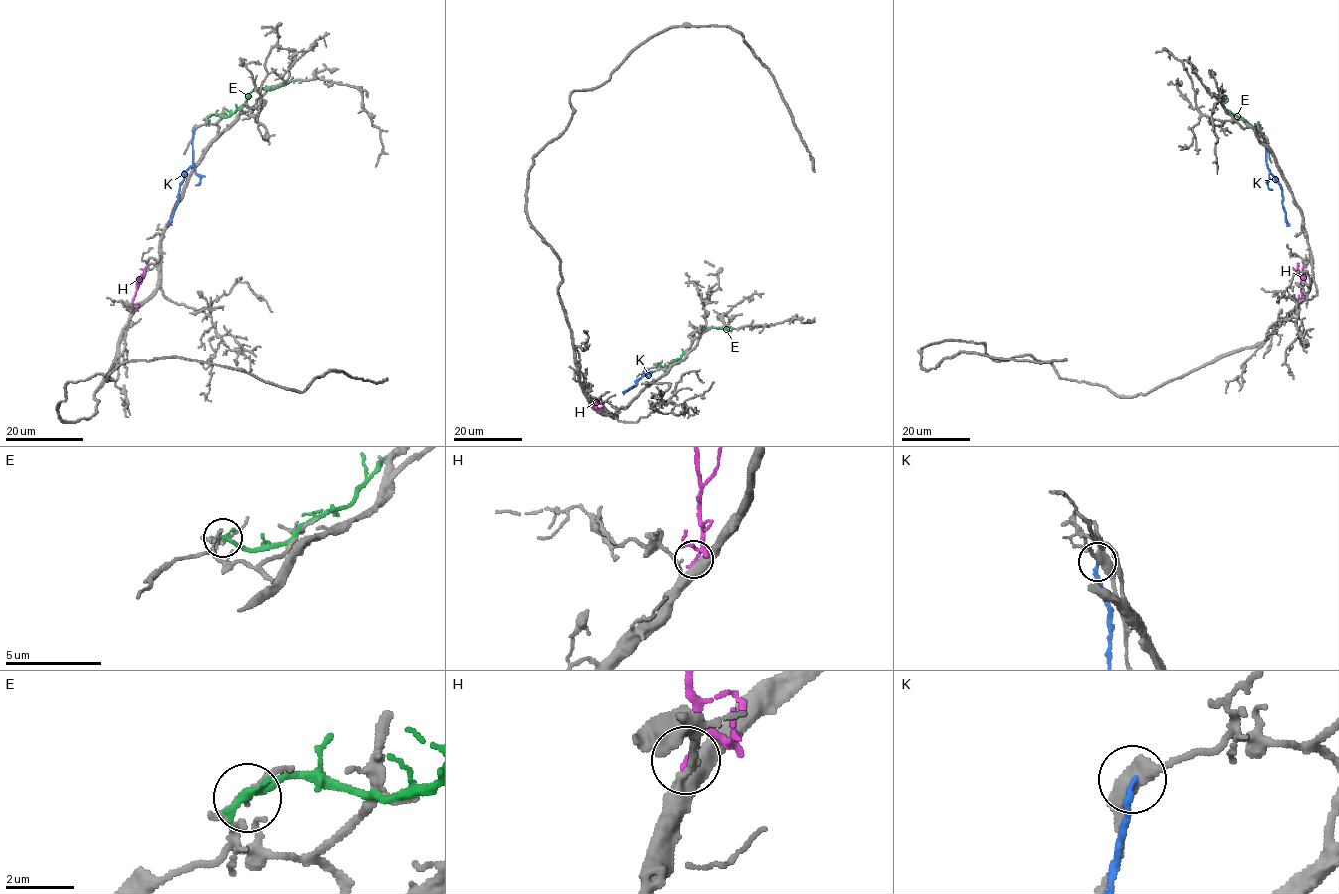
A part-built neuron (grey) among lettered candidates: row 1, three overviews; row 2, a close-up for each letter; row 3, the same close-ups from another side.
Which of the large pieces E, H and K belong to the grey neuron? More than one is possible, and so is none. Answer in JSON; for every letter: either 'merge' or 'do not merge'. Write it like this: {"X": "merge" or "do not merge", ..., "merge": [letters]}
{"E": "do not merge", "H": "do not merge", "K": "do not merge", "merge": []}

